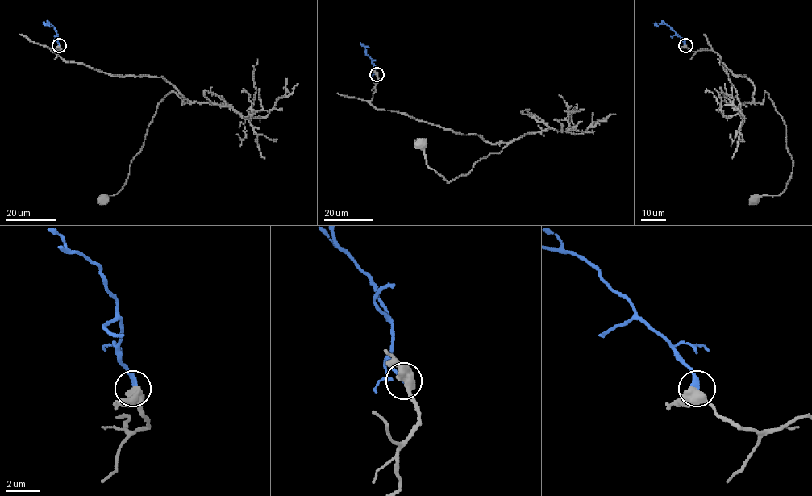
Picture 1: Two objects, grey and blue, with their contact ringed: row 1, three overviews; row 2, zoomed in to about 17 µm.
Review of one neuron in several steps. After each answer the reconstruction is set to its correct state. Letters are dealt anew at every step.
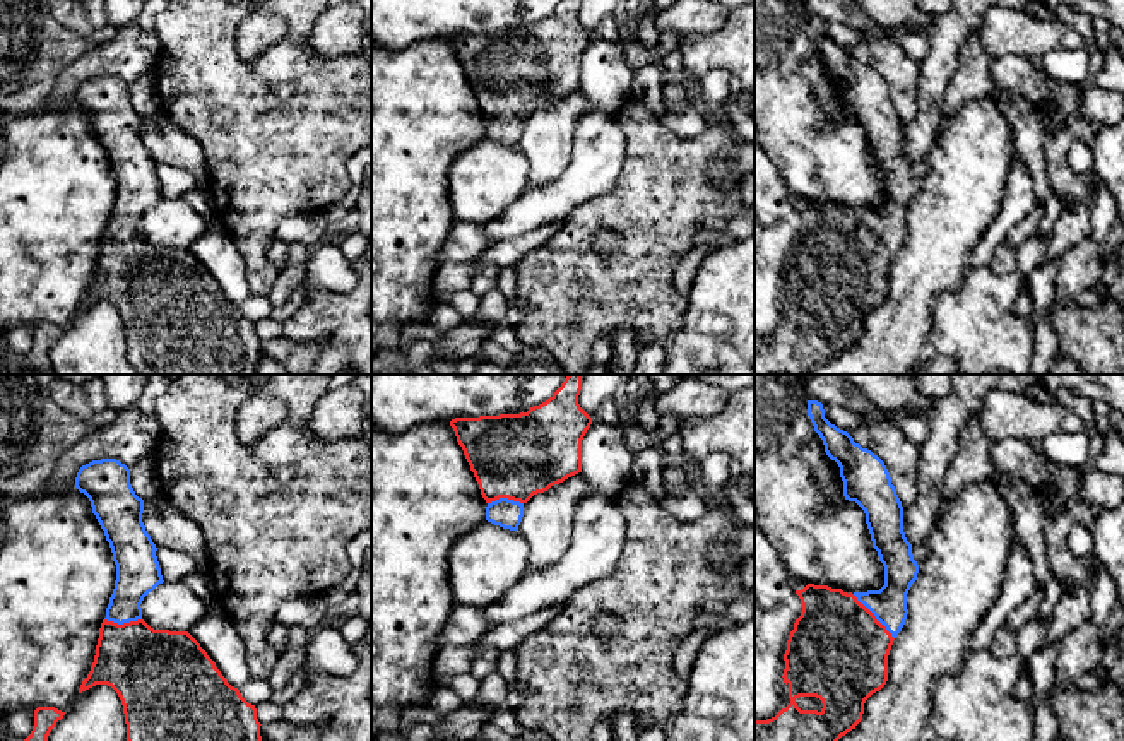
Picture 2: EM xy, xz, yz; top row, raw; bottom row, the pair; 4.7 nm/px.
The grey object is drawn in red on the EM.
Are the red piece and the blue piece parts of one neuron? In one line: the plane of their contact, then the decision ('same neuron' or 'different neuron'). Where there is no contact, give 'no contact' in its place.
yz | same neuron

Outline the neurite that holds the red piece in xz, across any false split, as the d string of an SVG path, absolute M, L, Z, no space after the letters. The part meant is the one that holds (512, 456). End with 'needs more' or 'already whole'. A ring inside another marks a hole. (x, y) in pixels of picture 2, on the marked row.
M568 375L542 404L520 414L455 418L450 426L486 500L486 520L518 531L524 505L537 493L582 472L582 440L592 418L580 407L582 375Z | needs more

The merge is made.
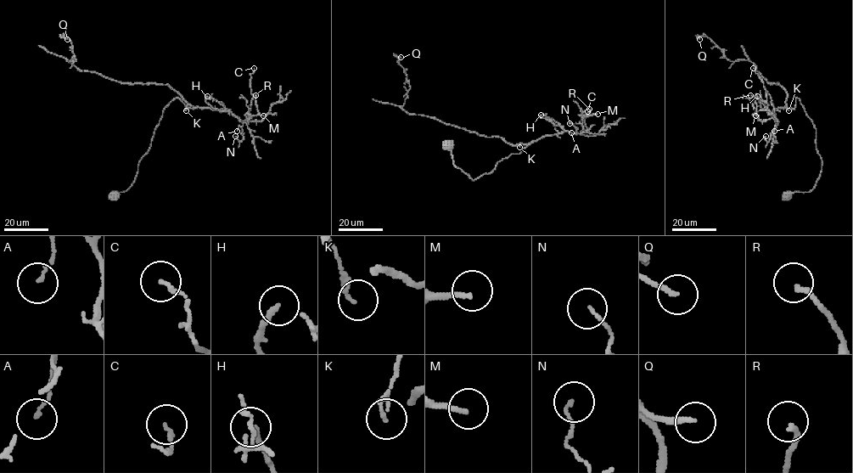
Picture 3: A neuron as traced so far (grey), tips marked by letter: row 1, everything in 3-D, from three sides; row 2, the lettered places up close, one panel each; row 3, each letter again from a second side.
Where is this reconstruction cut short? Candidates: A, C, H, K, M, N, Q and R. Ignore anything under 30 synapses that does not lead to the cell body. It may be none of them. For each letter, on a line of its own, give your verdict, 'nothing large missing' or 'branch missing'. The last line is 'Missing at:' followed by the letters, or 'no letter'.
A: nothing large missing
C: nothing large missing
H: nothing large missing
K: nothing large missing
M: nothing large missing
N: nothing large missing
Q: nothing large missing
R: nothing large missing
Missing at: no letter

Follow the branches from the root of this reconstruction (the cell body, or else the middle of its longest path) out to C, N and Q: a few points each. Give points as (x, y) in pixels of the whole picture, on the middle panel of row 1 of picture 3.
C: (447, 144), (453, 163), (474, 180), (541, 137), (564, 131), (583, 132), (587, 111)
N: (447, 144), (453, 163), (474, 180), (541, 137), (564, 131), (576, 134), (577, 128), (569, 123)
Q: (447, 144), (453, 163), (472, 180), (527, 145), (409, 115), (401, 107), (410, 86), (401, 57)

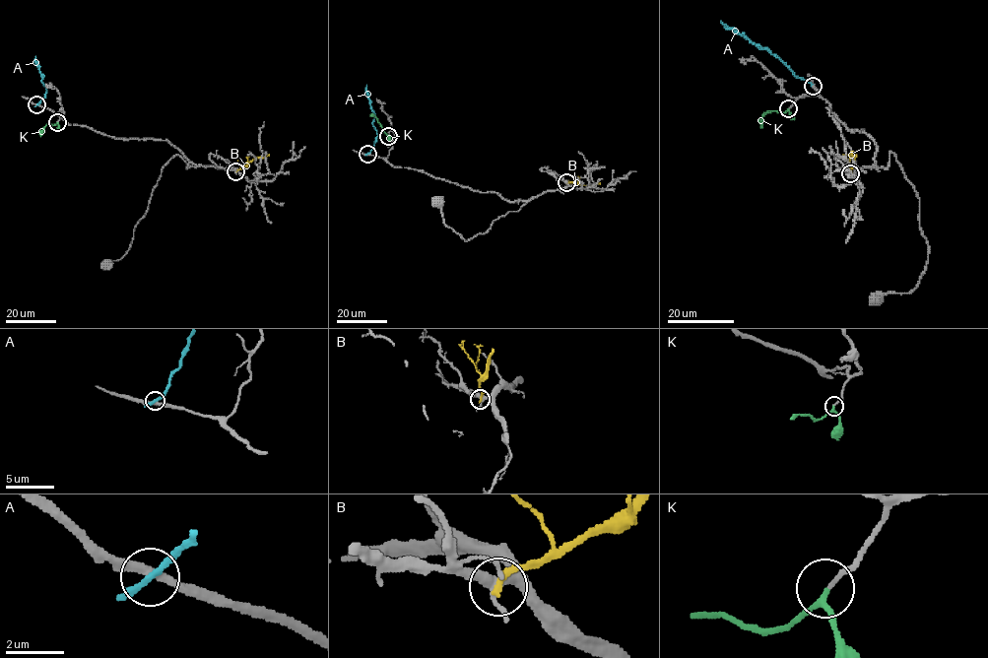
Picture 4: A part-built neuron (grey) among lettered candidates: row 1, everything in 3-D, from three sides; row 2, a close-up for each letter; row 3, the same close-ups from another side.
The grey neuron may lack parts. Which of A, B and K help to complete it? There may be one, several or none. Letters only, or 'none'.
K

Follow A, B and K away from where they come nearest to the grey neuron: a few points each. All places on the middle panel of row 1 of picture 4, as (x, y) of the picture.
A: (367, 154), (377, 133), (372, 124), (373, 113), (366, 85)
B: (566, 182), (600, 184)
K: (388, 136), (378, 119), (371, 115)

